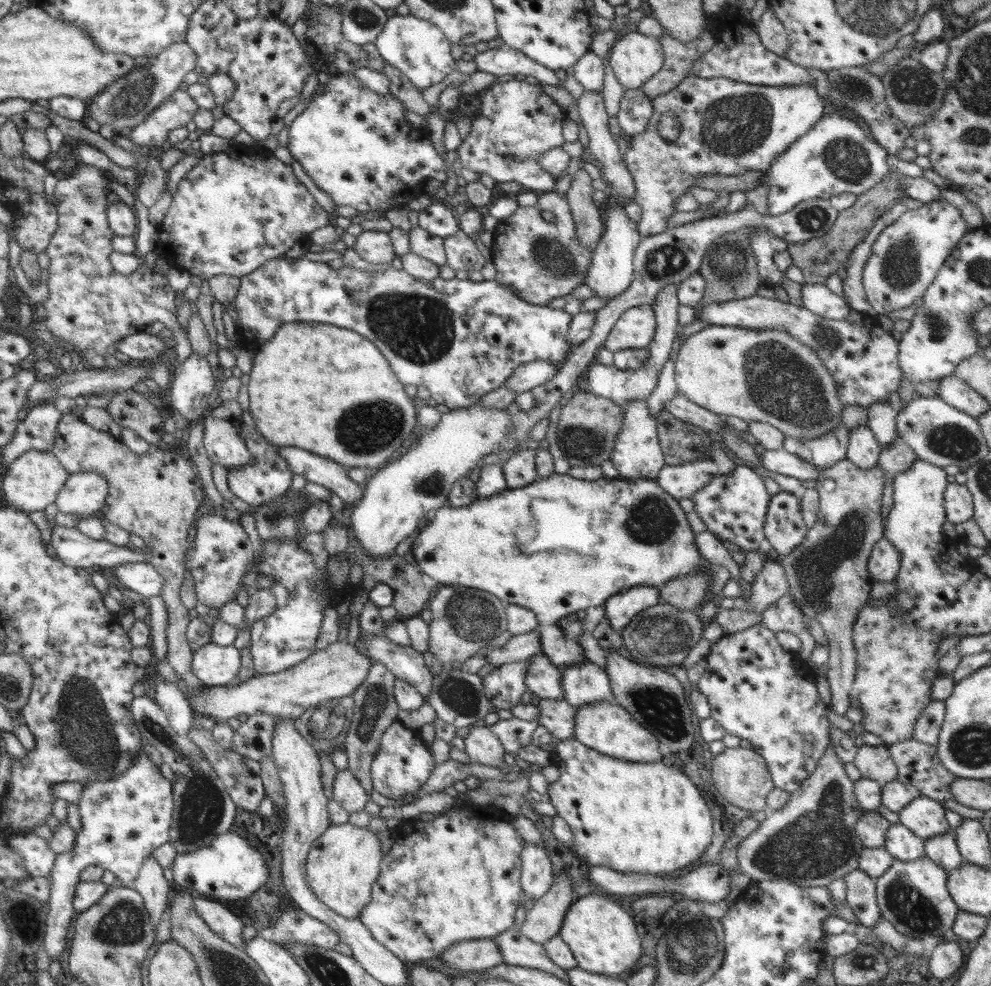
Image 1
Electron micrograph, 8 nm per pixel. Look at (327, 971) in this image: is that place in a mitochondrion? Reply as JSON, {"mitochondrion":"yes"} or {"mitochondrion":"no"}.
{"mitochondrion":"yes"}

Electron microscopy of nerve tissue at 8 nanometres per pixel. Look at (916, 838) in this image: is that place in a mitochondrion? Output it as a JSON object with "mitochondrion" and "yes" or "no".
{"mitochondrion":"no"}

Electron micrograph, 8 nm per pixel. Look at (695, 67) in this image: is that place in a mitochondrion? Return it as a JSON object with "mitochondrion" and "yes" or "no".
{"mitochondrion":"no"}

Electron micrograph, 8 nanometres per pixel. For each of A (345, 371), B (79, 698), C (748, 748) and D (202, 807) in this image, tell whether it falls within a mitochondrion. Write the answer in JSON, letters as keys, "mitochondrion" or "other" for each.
{"A":"other","B":"mitochondrion","C":"other","D":"mitochondrion"}

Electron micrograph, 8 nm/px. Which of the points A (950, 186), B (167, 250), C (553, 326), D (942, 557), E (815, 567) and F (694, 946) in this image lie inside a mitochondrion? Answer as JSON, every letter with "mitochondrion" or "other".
{"A":"other","B":"other","C":"other","D":"other","E":"mitochondrion","F":"mitochondrion"}

